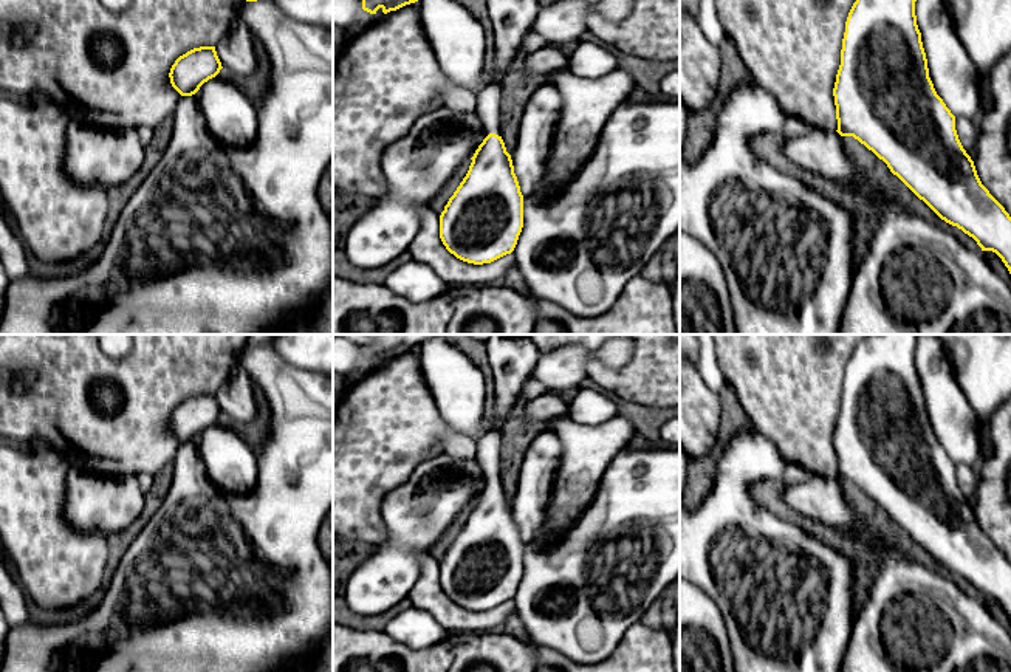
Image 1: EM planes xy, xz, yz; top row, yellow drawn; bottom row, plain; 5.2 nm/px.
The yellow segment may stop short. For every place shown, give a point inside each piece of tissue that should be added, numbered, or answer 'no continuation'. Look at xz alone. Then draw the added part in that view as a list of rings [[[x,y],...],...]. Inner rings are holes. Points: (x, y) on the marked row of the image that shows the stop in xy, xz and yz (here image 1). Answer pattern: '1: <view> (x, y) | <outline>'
1: xz (363, 19) | [[[362,0],[359,11],[353,17],[353,23],[347,29],[347,36],[358,36],[361,34],[367,26],[370,26],[373,22],[376,22],[381,15],[384,15],[382,8],[379,8],[375,14],[370,14],[362,9]]]
2: xz (488, 104) | [[[488,82],[480,91],[477,91],[475,113],[482,119],[485,138],[489,133],[502,136],[502,130],[497,122],[500,105],[502,105],[502,85]]]

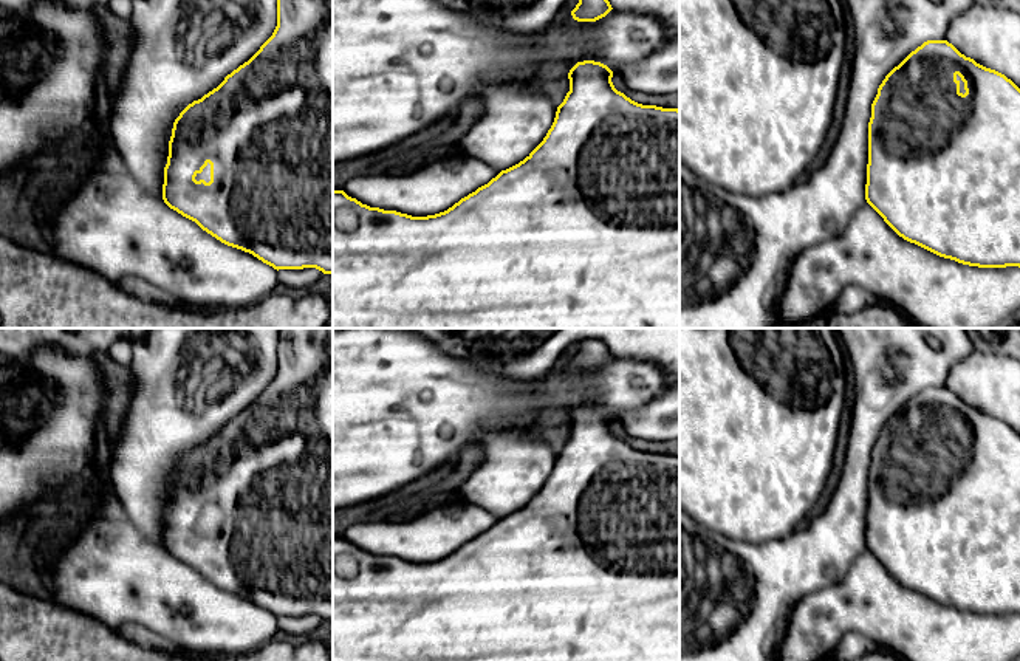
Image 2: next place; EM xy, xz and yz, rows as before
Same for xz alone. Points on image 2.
no continuation

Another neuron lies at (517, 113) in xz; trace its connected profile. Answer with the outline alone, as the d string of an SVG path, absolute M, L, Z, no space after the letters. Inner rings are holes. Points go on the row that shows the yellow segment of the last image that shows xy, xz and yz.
M532 70L497 77L478 96L483 113L460 139L461 153L498 172L529 156L546 136L557 111L539 80L540 74Z

